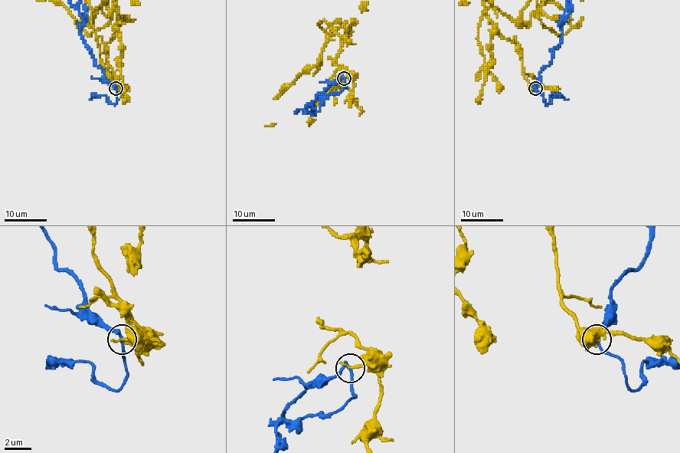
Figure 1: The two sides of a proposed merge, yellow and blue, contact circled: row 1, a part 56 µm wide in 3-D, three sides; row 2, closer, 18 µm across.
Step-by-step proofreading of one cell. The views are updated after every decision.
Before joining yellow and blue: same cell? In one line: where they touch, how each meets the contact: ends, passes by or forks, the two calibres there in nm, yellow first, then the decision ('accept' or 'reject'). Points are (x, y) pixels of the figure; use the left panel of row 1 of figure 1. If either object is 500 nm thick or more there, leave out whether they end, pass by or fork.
at (116, 88); yellow ends there; blue passes by; 260 nm thick on the yellow side, 200 nm on the other; reject

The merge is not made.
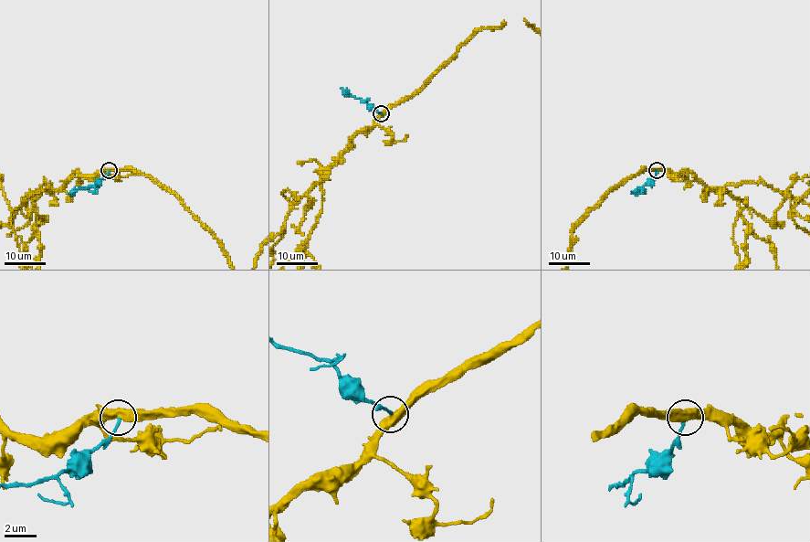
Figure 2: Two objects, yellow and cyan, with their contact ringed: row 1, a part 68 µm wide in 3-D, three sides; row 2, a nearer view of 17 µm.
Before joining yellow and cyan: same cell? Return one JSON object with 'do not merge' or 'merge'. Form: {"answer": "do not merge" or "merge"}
{"answer": "merge"}

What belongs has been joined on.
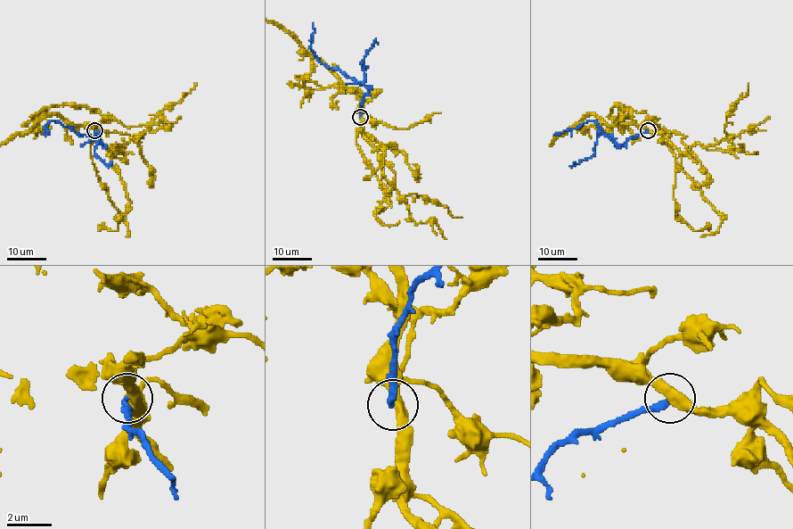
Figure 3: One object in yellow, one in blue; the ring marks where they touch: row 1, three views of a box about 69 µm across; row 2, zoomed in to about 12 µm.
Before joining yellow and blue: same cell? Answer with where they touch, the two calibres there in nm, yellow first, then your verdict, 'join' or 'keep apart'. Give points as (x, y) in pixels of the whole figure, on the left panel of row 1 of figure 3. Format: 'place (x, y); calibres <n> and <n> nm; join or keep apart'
place (94, 130); calibres 460 and 280 nm; keep apart

